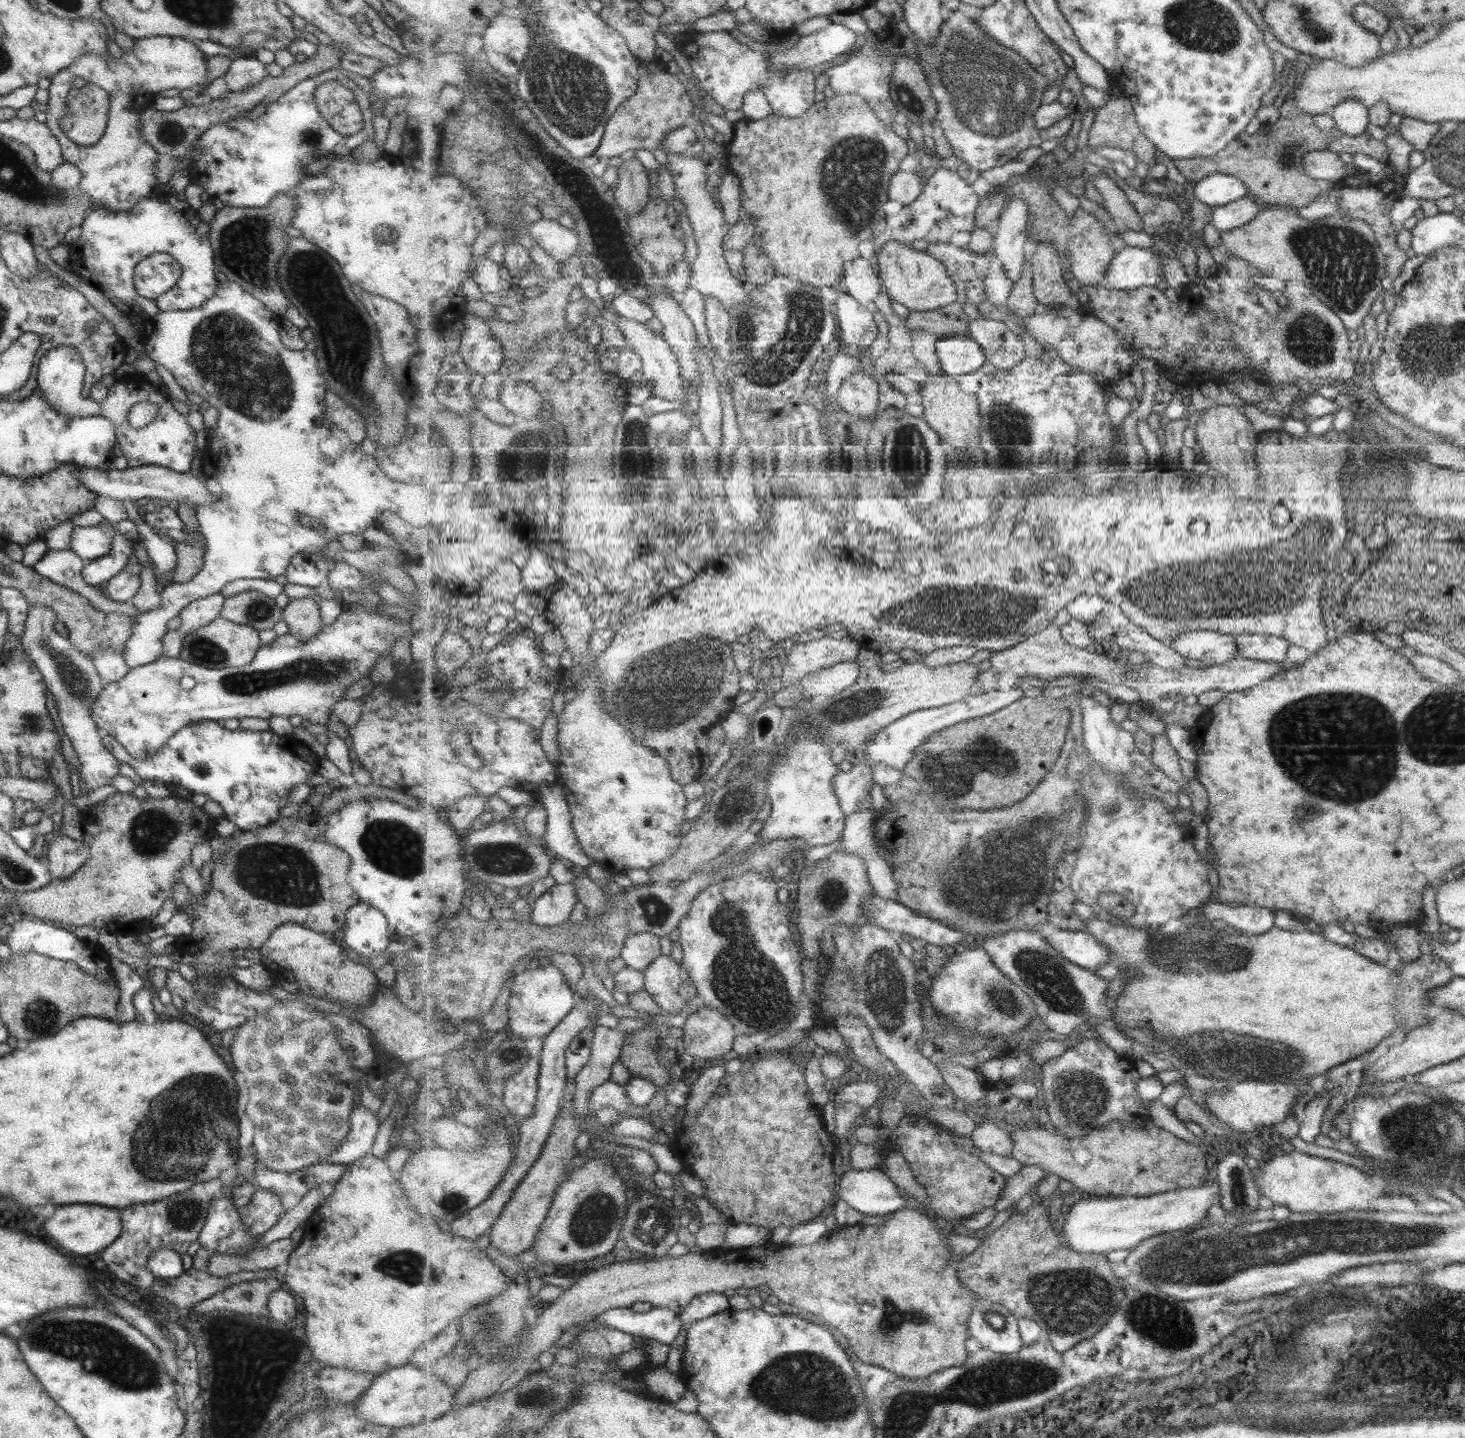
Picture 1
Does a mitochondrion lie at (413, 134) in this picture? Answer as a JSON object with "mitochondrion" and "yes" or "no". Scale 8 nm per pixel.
{"mitochondrion":"no"}

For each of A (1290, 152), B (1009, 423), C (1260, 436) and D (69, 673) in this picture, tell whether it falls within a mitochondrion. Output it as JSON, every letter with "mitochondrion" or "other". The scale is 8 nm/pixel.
{"A":"mitochondrion","B":"mitochondrion","C":"other","D":"mitochondrion"}

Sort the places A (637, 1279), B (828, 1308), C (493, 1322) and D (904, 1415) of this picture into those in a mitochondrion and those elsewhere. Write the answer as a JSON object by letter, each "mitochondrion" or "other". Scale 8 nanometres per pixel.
{"A":"other","B":"other","C":"mitochondrion","D":"mitochondrion"}

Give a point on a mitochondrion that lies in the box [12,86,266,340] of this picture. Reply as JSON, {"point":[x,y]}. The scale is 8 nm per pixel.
{"point":[169,133]}

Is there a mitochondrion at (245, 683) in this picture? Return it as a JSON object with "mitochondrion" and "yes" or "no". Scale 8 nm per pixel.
{"mitochondrion":"yes"}

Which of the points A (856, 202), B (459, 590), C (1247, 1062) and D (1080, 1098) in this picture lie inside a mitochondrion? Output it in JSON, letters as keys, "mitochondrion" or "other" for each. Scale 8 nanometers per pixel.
{"A":"mitochondrion","B":"other","C":"mitochondrion","D":"mitochondrion"}

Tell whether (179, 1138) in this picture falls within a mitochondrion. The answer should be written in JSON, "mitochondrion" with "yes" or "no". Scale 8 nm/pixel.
{"mitochondrion":"yes"}

